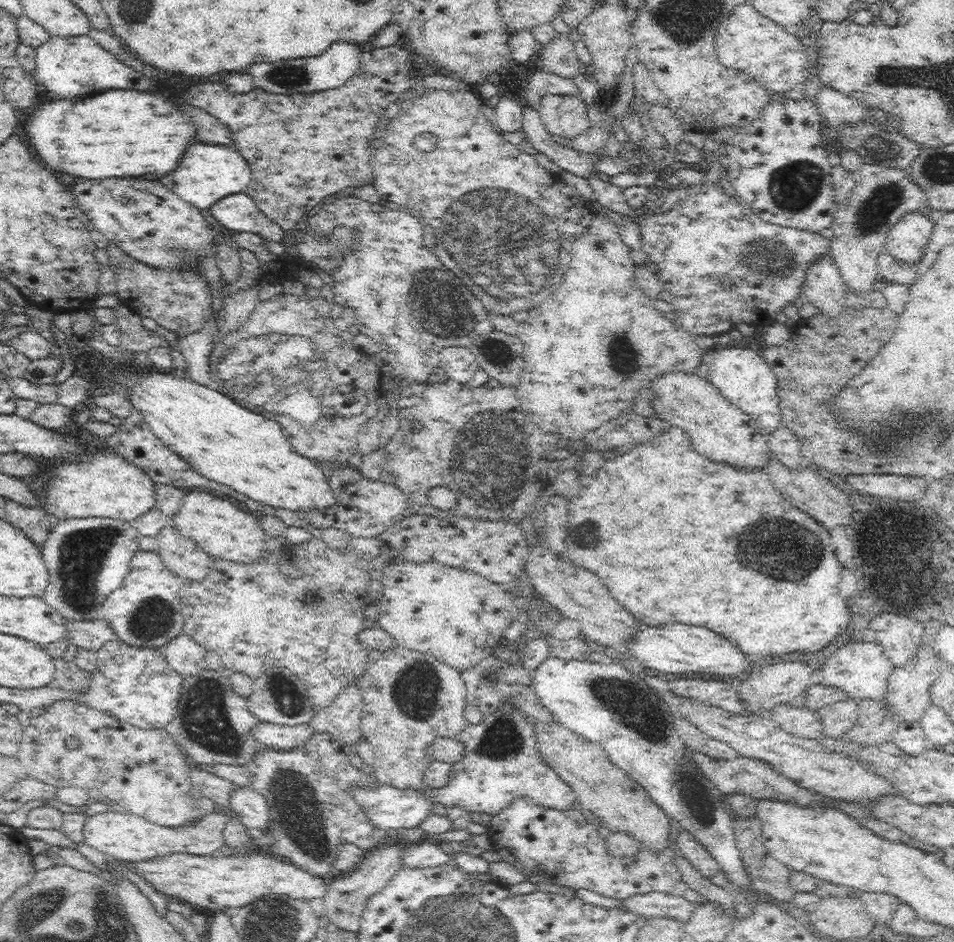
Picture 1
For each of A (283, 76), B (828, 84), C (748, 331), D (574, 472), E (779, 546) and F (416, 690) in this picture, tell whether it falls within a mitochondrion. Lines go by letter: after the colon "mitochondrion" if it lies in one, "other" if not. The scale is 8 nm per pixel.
A: mitochondrion
B: other
C: other
D: other
E: mitochondrion
F: mitochondrion

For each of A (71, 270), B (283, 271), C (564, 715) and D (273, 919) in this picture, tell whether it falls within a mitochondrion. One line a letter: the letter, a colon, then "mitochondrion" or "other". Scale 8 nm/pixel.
A: other
B: other
C: other
D: mitochondrion

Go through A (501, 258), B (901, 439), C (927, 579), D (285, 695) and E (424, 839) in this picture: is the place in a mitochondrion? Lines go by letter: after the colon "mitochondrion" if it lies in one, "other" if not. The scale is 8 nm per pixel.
A: mitochondrion
B: mitochondrion
C: mitochondrion
D: mitochondrion
E: other

